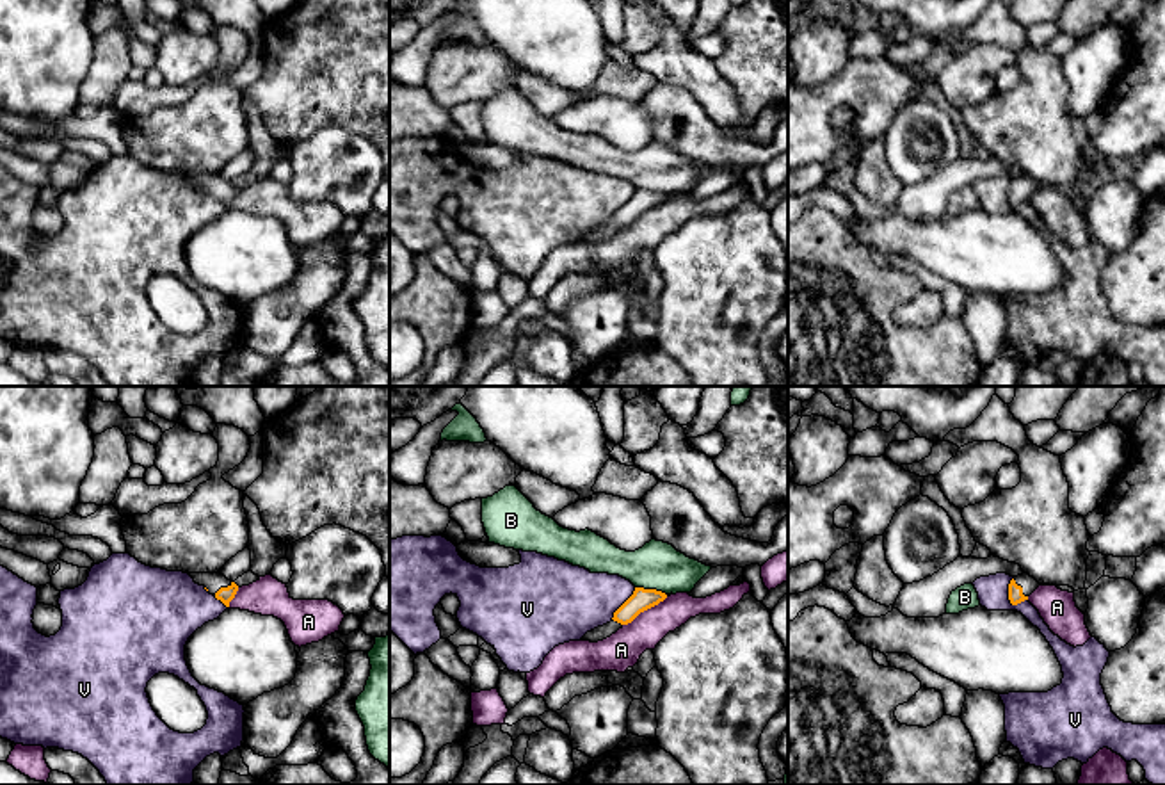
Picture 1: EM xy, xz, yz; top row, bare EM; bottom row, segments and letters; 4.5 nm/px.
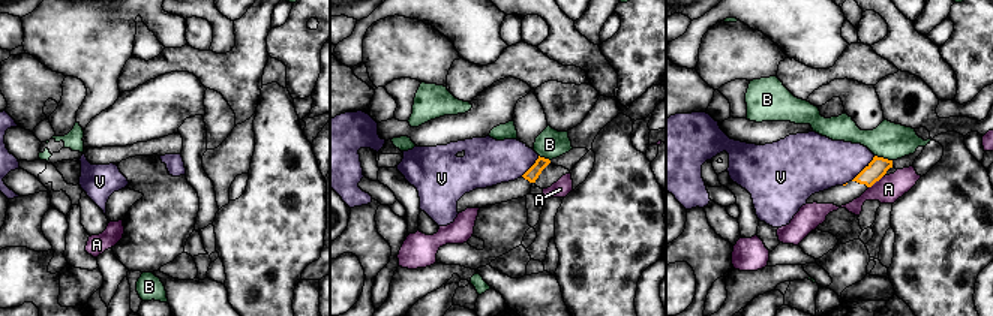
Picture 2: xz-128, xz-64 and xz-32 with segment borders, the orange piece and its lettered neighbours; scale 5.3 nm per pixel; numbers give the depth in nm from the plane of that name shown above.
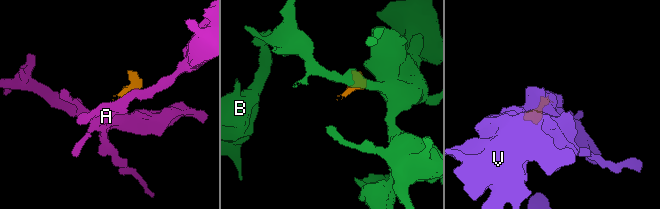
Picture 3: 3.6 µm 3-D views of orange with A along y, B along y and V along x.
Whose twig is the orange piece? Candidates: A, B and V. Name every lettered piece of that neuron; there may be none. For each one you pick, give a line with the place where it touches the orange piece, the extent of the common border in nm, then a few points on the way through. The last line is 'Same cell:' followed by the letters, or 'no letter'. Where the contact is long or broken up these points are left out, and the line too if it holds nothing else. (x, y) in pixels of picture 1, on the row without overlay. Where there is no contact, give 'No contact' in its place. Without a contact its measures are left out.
Same cell: no letter

